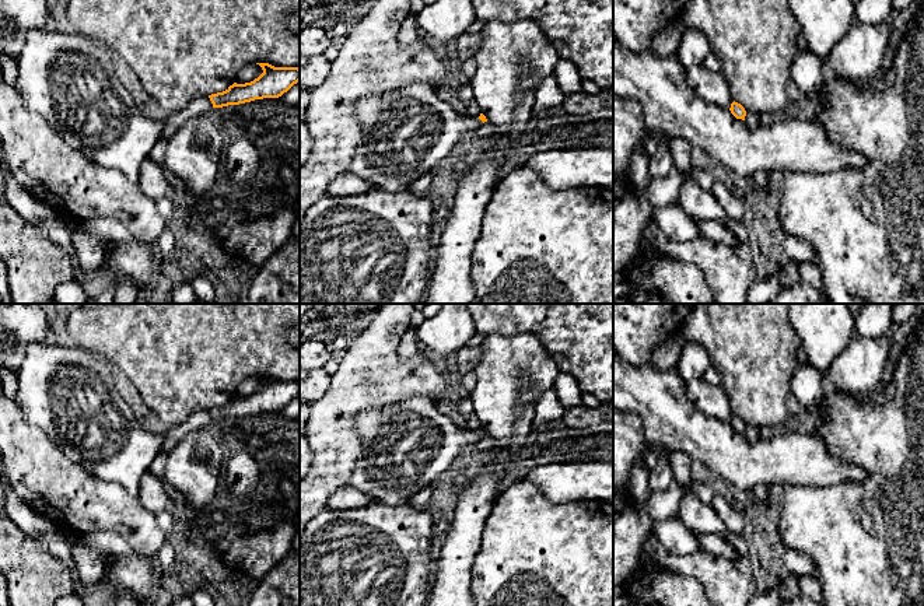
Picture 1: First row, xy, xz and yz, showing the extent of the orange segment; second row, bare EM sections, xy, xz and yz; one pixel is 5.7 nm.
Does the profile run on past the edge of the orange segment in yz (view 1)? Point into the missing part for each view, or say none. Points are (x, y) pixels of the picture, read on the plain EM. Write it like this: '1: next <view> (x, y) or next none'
1: next none

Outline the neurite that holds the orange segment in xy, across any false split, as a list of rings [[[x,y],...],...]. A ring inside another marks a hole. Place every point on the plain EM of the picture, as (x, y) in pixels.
[[[256,376],[263,386],[251,396],[234,396],[225,404],[209,409],[213,421],[239,418],[263,411],[279,411],[300,395],[298,381],[274,381]]]

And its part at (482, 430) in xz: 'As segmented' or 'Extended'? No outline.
Extended

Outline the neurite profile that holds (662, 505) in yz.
[[[680,451],[671,455],[672,481],[671,486],[661,493],[648,497],[645,507],[652,525],[678,516],[679,501],[687,484],[692,483],[692,458]]]

